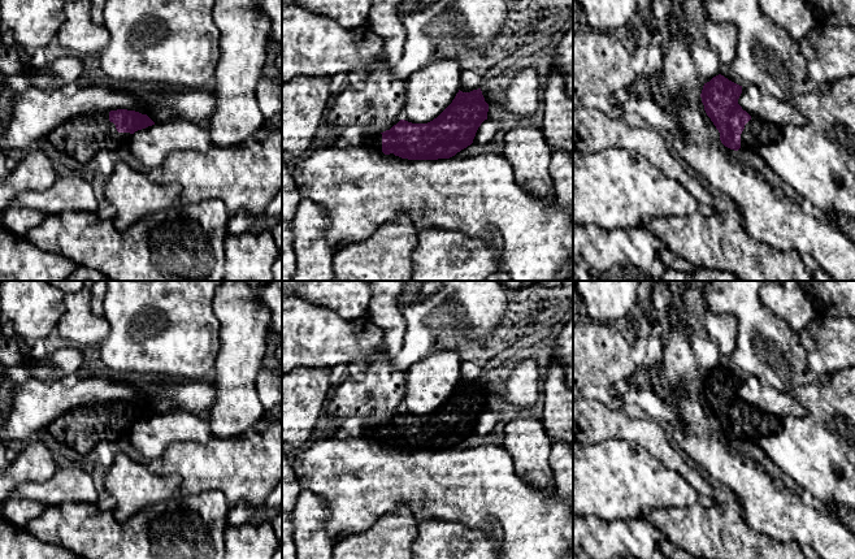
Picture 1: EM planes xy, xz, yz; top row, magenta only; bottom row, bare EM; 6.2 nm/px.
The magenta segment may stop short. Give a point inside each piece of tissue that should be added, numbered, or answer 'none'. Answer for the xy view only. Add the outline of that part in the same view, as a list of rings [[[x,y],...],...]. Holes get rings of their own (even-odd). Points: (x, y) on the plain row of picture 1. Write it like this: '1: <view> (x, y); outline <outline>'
1: xy (82, 429); outline [[[99,403],[65,412],[47,430],[60,445],[92,456],[100,442],[129,437],[131,426],[117,422],[116,416],[109,412],[109,403]]]

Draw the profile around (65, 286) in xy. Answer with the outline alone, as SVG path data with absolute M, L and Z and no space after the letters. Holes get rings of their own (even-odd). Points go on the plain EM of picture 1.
M48 281L53 287L64 294L78 292L84 287L84 281Z

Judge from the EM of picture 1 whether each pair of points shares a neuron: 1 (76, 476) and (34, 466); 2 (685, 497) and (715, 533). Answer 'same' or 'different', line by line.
1: different
2: different

